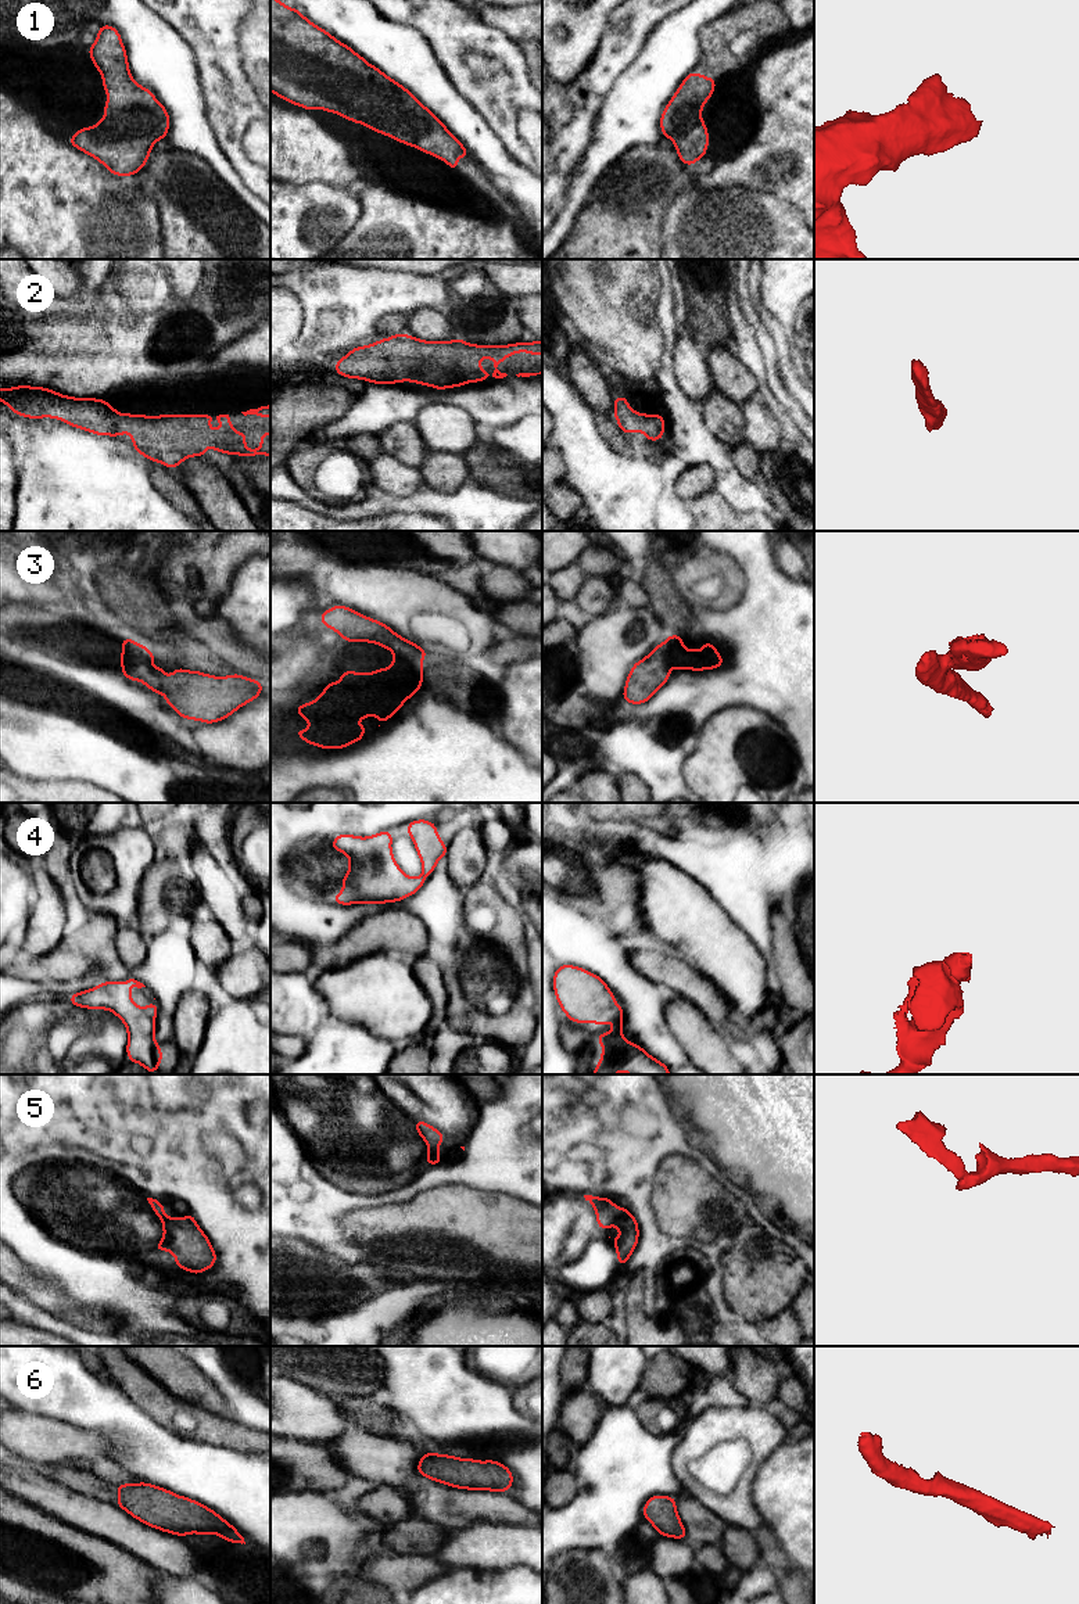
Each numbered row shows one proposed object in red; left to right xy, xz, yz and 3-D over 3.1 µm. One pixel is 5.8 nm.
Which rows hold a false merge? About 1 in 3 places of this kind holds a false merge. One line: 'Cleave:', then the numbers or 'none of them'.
Cleave: none of them

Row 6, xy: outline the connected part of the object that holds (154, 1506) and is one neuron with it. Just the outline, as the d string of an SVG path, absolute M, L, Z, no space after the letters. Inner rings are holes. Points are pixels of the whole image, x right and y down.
M146 1482L116 1485L116 1506L151 1528L184 1537L211 1532L230 1543L244 1543L244 1537L226 1519L200 1501L178 1496Z

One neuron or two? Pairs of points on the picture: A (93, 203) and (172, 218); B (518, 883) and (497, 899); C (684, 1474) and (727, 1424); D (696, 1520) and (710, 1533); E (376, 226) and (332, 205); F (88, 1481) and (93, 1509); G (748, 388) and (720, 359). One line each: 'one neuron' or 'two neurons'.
A: two neurons
B: two neurons
C: one neuron
D: one neuron
E: two neurons
F: two neurons
G: one neuron

